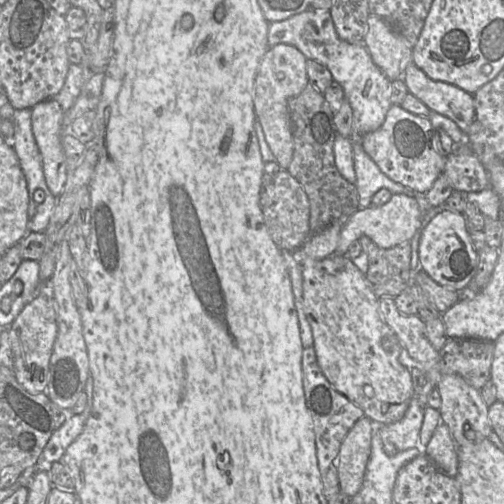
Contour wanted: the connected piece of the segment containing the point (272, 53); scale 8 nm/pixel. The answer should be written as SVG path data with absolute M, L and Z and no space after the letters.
M293 45L269 47L258 67L253 89L253 106L265 140L281 169L289 167L293 156L293 136L288 103L308 84L307 58Z

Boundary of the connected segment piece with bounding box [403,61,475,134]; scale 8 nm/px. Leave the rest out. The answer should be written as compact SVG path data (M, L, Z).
M413 61L407 66L403 81L408 92L422 101L430 111L454 121L465 134L475 119L473 94L443 81L430 78Z

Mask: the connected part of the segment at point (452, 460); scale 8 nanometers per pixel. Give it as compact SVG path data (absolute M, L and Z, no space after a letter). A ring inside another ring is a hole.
M440 422L430 441L424 447L424 454L447 476L457 475L458 448L446 424Z

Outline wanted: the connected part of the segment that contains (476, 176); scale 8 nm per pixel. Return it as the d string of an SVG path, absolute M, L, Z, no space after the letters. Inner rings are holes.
M456 149L446 157L446 164L442 175L445 175L453 189L457 192L479 192L490 185L490 178L488 172L476 154L469 149Z

